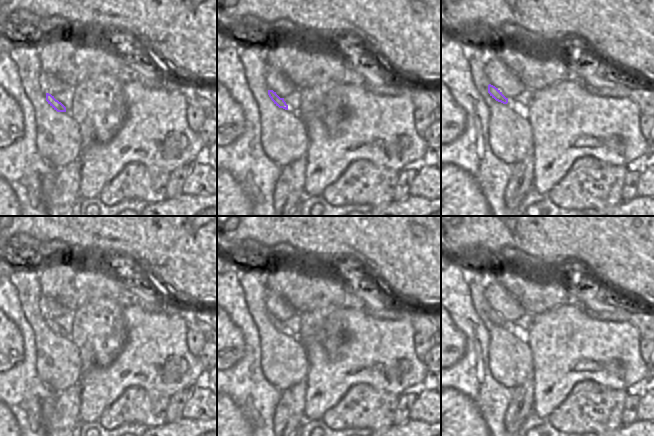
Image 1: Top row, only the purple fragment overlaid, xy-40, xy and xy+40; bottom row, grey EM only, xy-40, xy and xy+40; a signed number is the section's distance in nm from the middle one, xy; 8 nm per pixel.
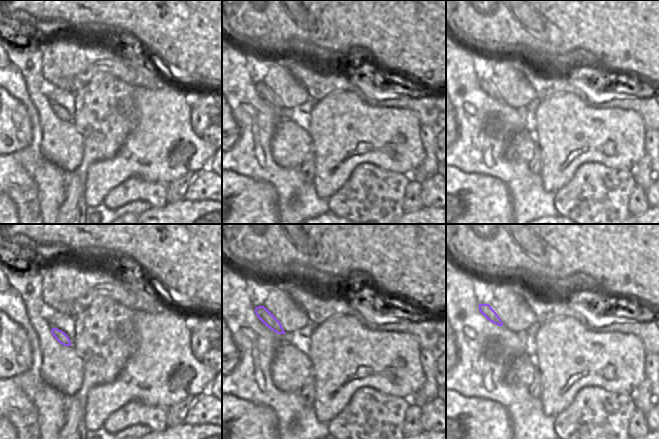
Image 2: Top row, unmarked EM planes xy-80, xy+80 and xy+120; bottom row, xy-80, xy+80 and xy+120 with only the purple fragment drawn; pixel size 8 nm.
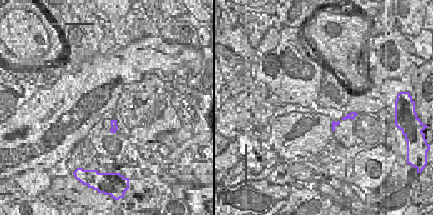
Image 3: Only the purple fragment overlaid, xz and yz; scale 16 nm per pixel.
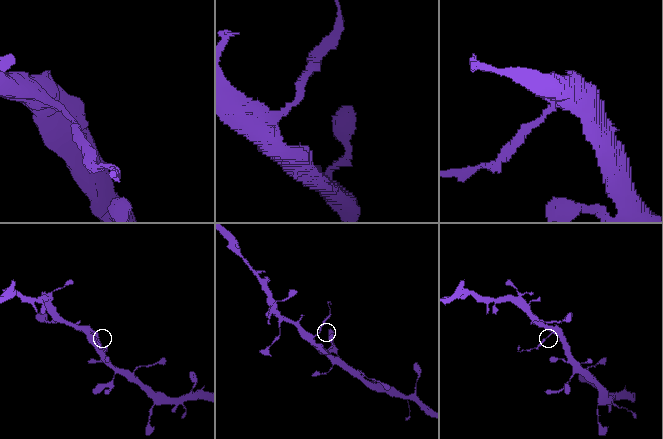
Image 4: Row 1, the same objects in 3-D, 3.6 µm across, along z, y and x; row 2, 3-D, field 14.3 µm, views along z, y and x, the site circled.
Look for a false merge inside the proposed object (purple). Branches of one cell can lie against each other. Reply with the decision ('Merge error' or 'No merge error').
Merge error

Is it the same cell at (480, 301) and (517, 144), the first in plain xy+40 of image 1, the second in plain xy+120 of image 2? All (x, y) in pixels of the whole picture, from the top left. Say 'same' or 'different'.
same

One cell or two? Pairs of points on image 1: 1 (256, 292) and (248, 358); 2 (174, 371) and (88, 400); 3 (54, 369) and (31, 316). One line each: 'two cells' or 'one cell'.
1: two cells
2: one cell
3: one cell

